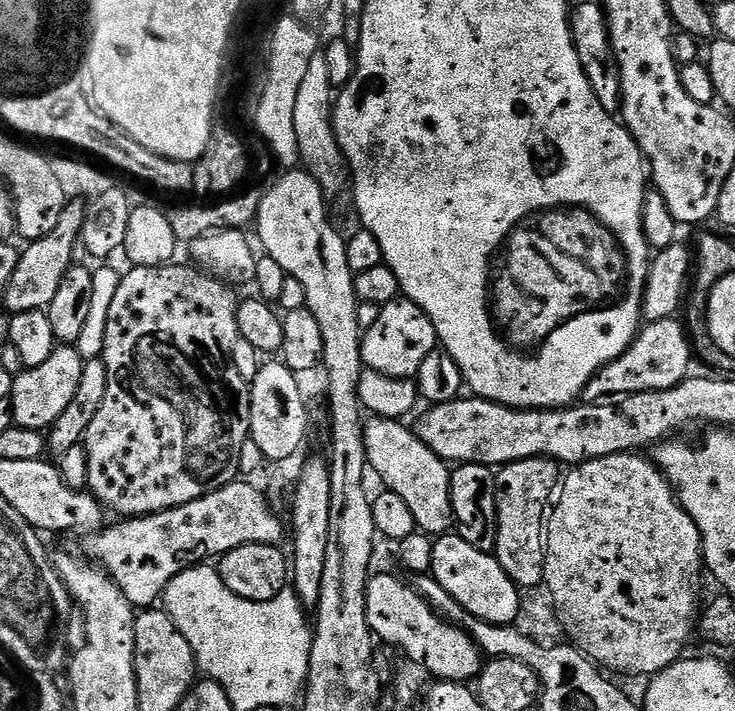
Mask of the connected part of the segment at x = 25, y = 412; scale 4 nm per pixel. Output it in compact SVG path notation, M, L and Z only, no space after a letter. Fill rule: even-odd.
M57 346L37 368L25 368L24 373L12 381L12 413L16 424L21 428L51 429L52 423L74 402L78 386L82 382L85 360L78 354L75 346Z

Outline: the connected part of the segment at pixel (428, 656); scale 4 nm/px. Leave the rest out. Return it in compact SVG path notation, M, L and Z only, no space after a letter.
M396 574L384 576L368 577L368 589L366 590L366 614L368 615L368 625L373 637L377 641L385 640L388 644L393 644L396 648L401 648L403 655L424 666L432 678L440 682L472 682L480 674L480 669L484 667L486 660L482 655L479 646L474 642L474 638L459 624L445 620L439 612L435 612L427 600L416 591L411 583L403 584L396 577Z

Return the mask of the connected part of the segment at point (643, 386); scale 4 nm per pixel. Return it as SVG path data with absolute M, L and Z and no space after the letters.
M673 318L645 323L637 332L632 345L618 358L604 365L584 387L583 403L595 404L609 398L633 396L639 392L670 390L689 379L688 367L691 366L692 360L694 364L694 349L690 332L687 332L678 321L679 319Z

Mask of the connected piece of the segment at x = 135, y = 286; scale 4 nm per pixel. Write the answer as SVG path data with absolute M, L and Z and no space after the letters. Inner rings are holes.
M180 262L164 264L161 268L129 267L120 277L118 294L114 294L114 302L110 302L110 314L106 320L106 342L102 357L106 366L106 398L102 398L102 406L98 406L98 414L94 414L94 422L86 430L82 445L88 463L87 491L91 492L109 513L117 512L120 518L137 516L153 516L156 512L165 512L168 508L177 508L186 502L194 502L222 486L231 484L241 475L240 459L242 446L250 438L251 430L251 387L249 381L234 370L232 351L234 342L240 339L238 330L238 296L223 281L208 275L196 266L183 268Z

